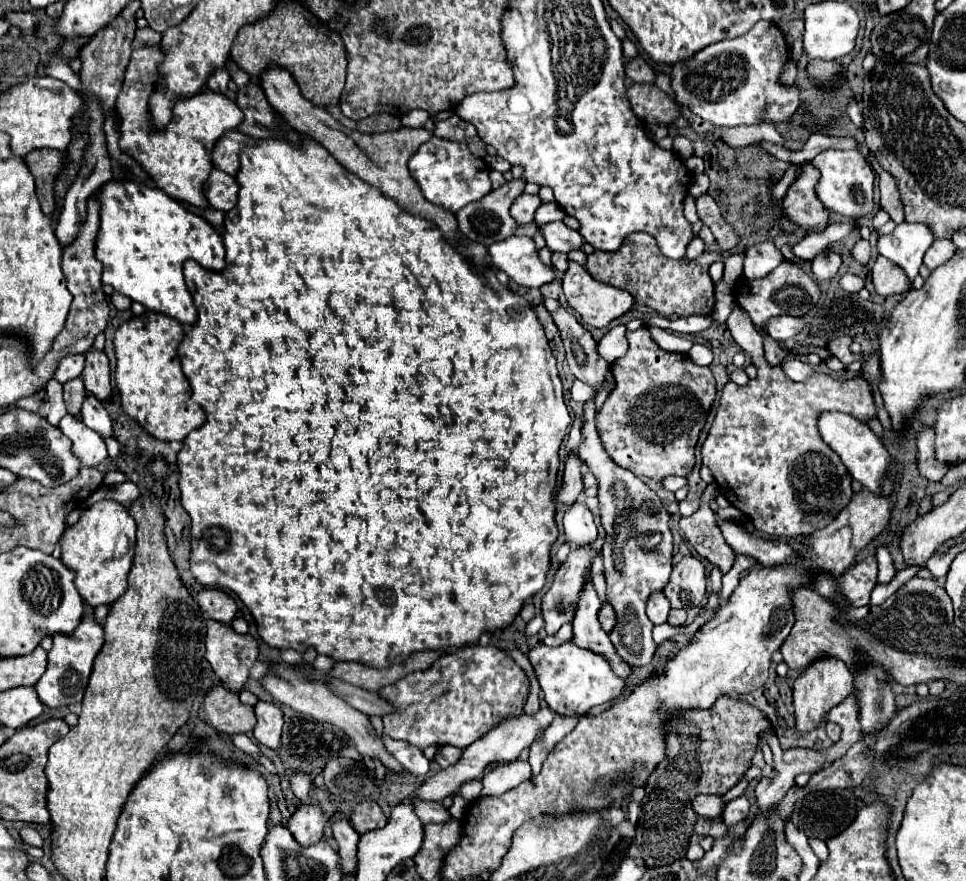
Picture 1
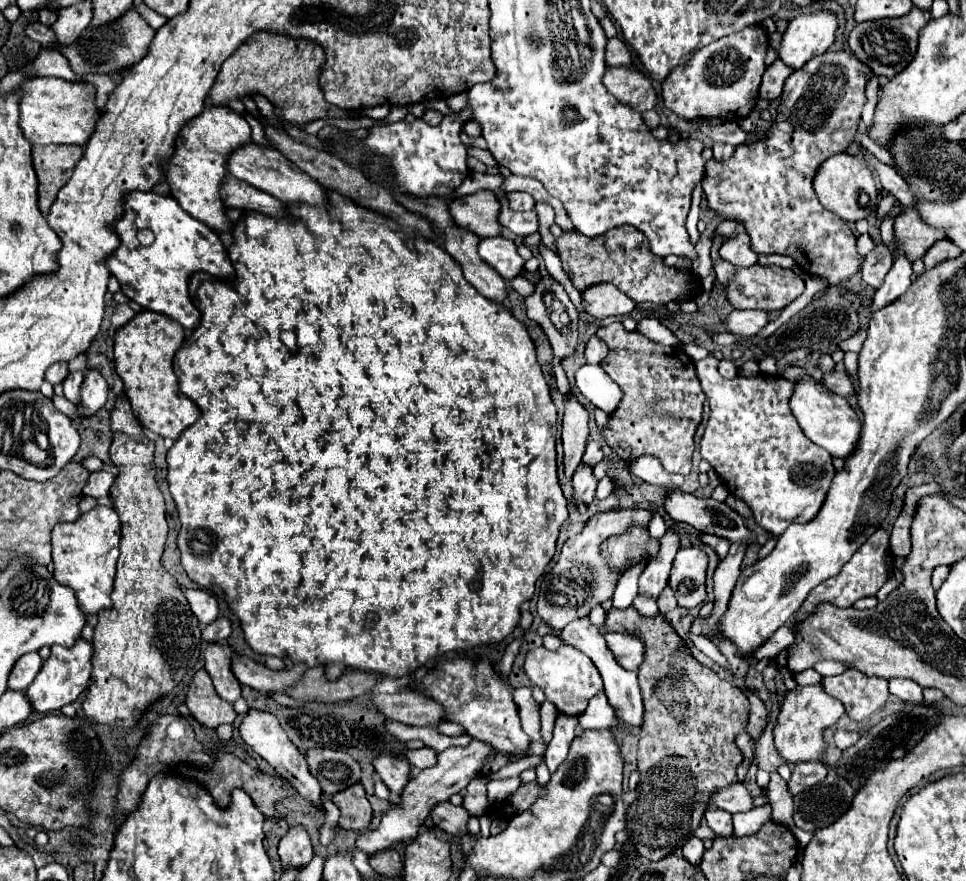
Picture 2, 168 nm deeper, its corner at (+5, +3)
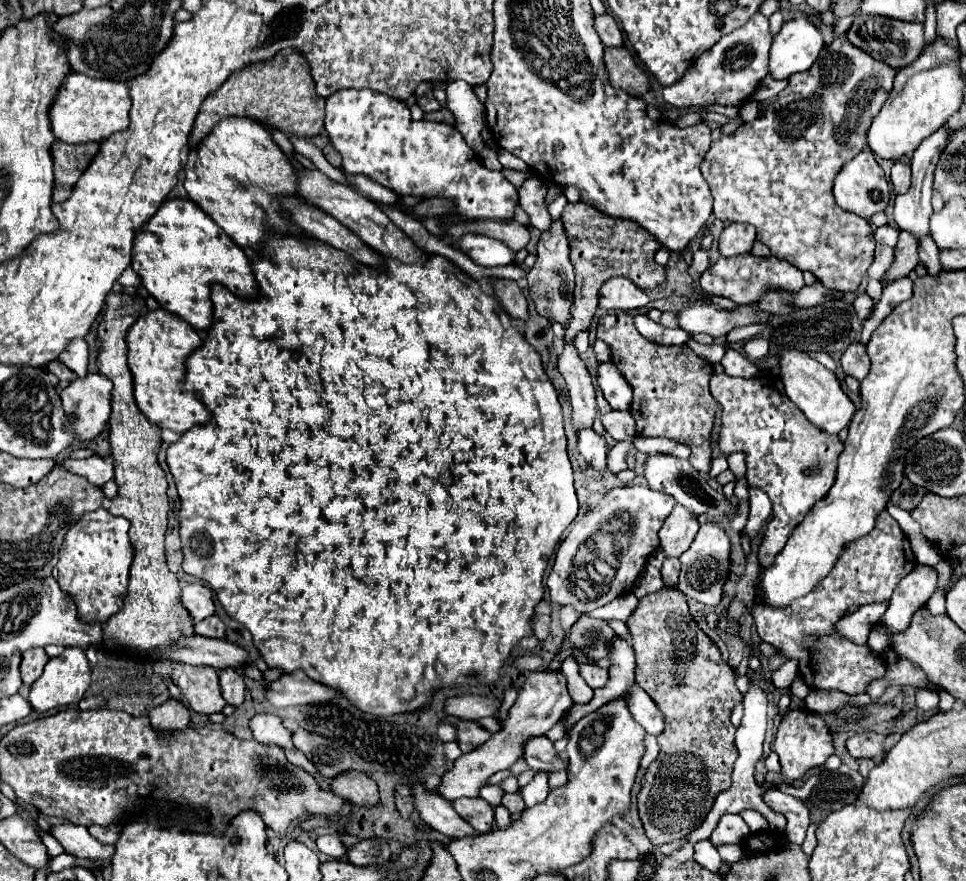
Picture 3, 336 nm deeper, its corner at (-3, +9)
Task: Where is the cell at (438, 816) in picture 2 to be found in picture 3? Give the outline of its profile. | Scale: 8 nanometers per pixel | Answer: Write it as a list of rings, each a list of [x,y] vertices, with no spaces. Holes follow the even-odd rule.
[[[459,798],[453,802],[453,808],[463,820],[467,820],[481,834],[489,832],[495,824],[493,806],[483,798]]]

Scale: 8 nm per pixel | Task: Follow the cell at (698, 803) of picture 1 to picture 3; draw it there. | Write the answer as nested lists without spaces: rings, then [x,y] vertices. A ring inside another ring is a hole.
[[[767,790],[763,794],[765,802],[769,808],[777,810],[777,812],[783,812],[787,816],[787,838],[793,842],[793,844],[801,844],[803,838],[805,838],[805,832],[807,832],[807,826],[809,826],[809,816],[811,816],[811,808],[795,798],[795,796],[789,796],[789,794],[783,794],[779,790]]]

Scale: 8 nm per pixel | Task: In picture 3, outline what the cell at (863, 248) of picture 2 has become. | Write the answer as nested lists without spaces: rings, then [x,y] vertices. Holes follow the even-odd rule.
[[[881,226],[881,228],[875,228],[875,240],[877,244],[887,244],[887,246],[895,246],[897,244],[897,234],[899,230],[893,228],[893,226]]]

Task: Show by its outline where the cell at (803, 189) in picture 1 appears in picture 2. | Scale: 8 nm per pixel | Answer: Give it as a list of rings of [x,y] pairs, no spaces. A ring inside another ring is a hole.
[[[825,52],[821,56],[811,58],[803,68],[795,70],[783,88],[783,100],[777,110],[777,118],[773,126],[767,130],[767,138],[755,144],[741,144],[735,148],[735,154],[725,162],[709,160],[705,164],[705,180],[703,192],[707,196],[709,208],[719,212],[725,218],[735,218],[745,224],[747,234],[751,236],[751,248],[757,254],[785,254],[793,256],[797,264],[807,274],[825,276],[829,284],[841,284],[851,274],[857,272],[863,258],[857,254],[855,236],[849,226],[825,210],[817,200],[811,180],[829,156],[843,152],[861,122],[861,106],[865,102],[865,82],[869,78],[867,64],[859,62],[853,54],[841,52]]]

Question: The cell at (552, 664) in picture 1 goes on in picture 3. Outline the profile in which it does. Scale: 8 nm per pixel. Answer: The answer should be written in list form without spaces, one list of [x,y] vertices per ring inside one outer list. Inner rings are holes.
[[[581,664],[581,676],[585,678],[585,682],[595,690],[595,688],[603,688],[605,684],[607,684],[607,678],[609,678],[609,674],[607,674],[607,668],[601,668],[601,666],[597,666],[597,664]]]

